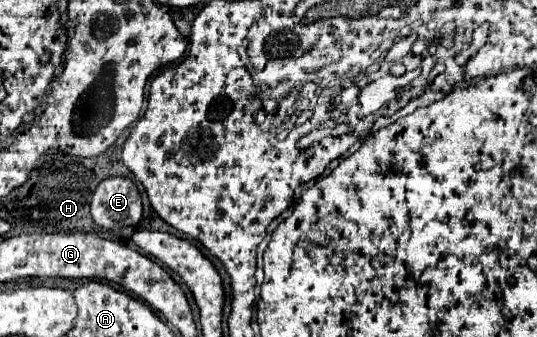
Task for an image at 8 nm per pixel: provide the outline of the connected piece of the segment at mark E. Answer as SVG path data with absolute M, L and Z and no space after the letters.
M129 177L103 179L91 199L93 221L103 229L137 225L141 219L141 195Z

